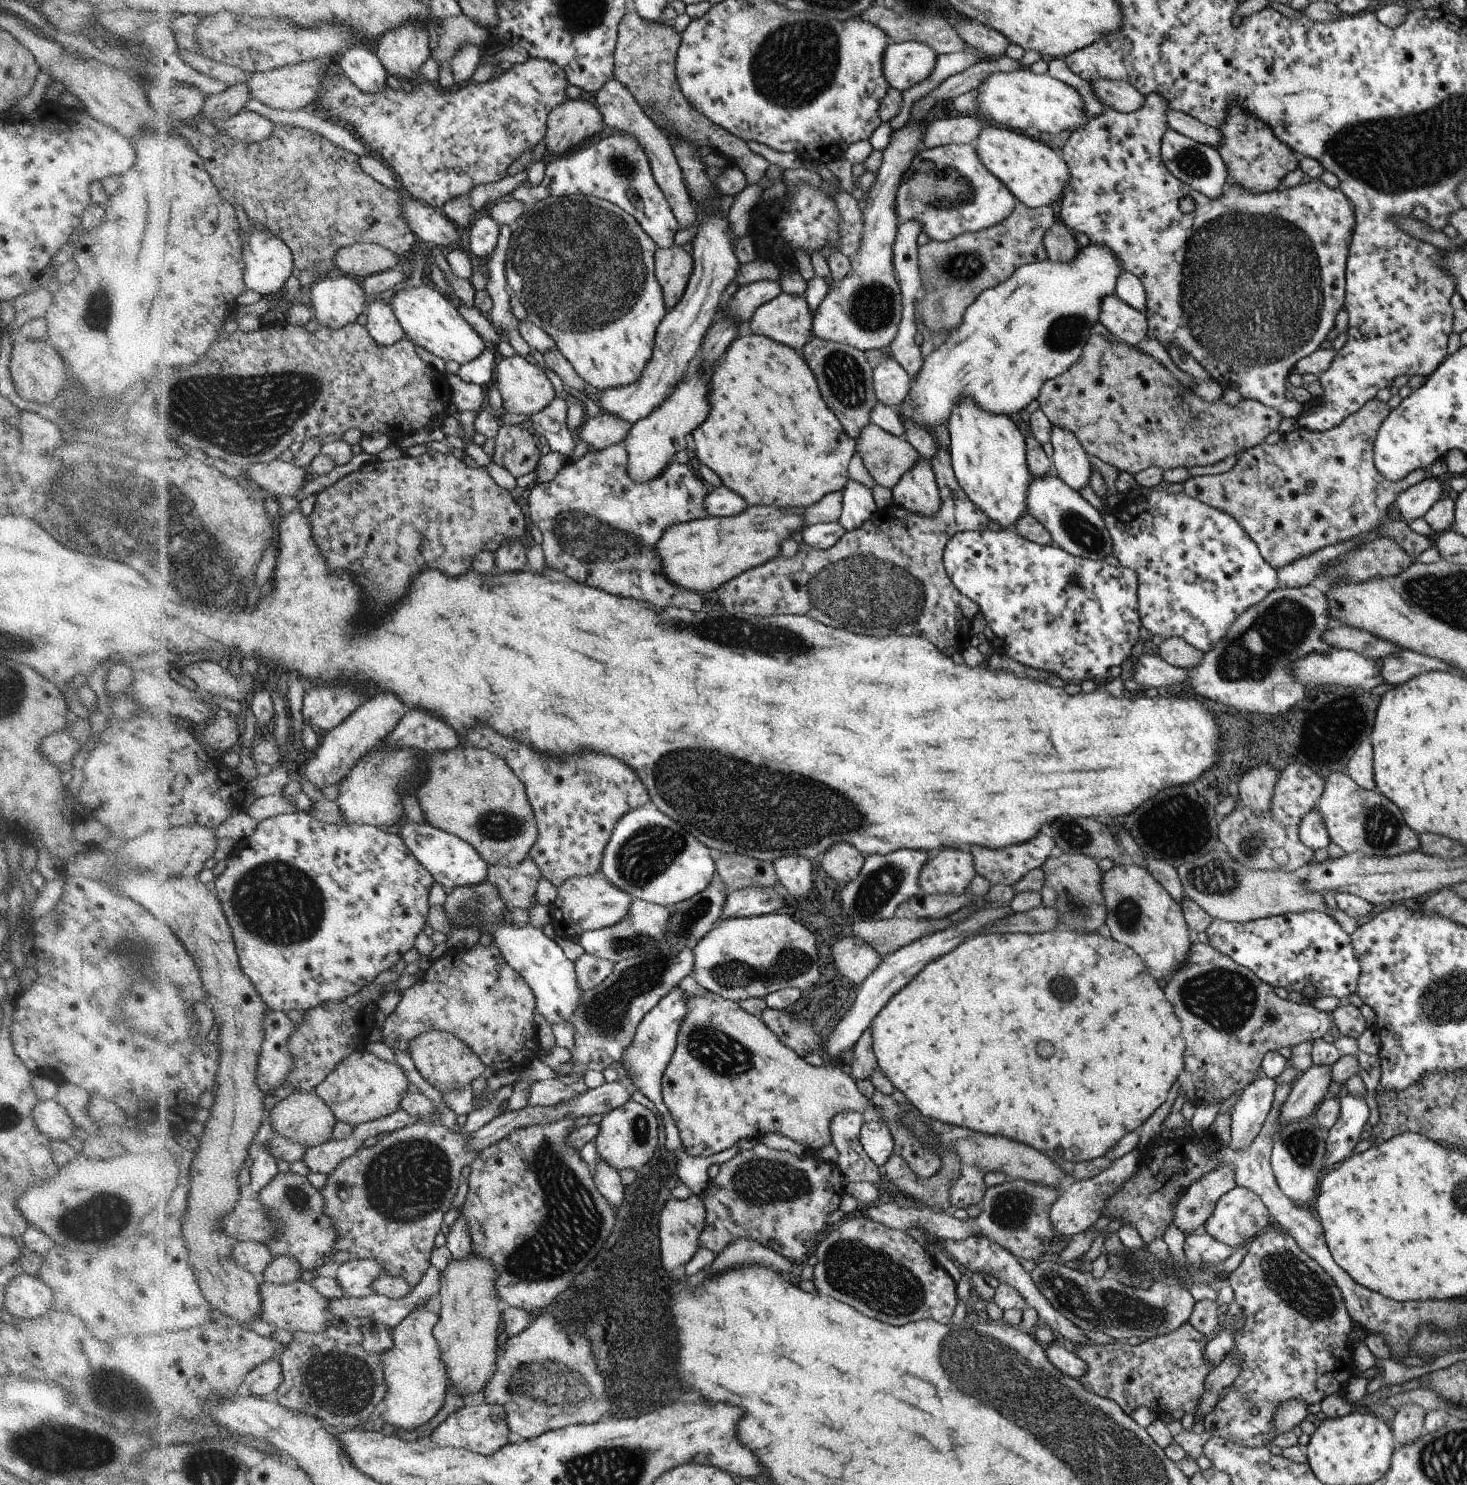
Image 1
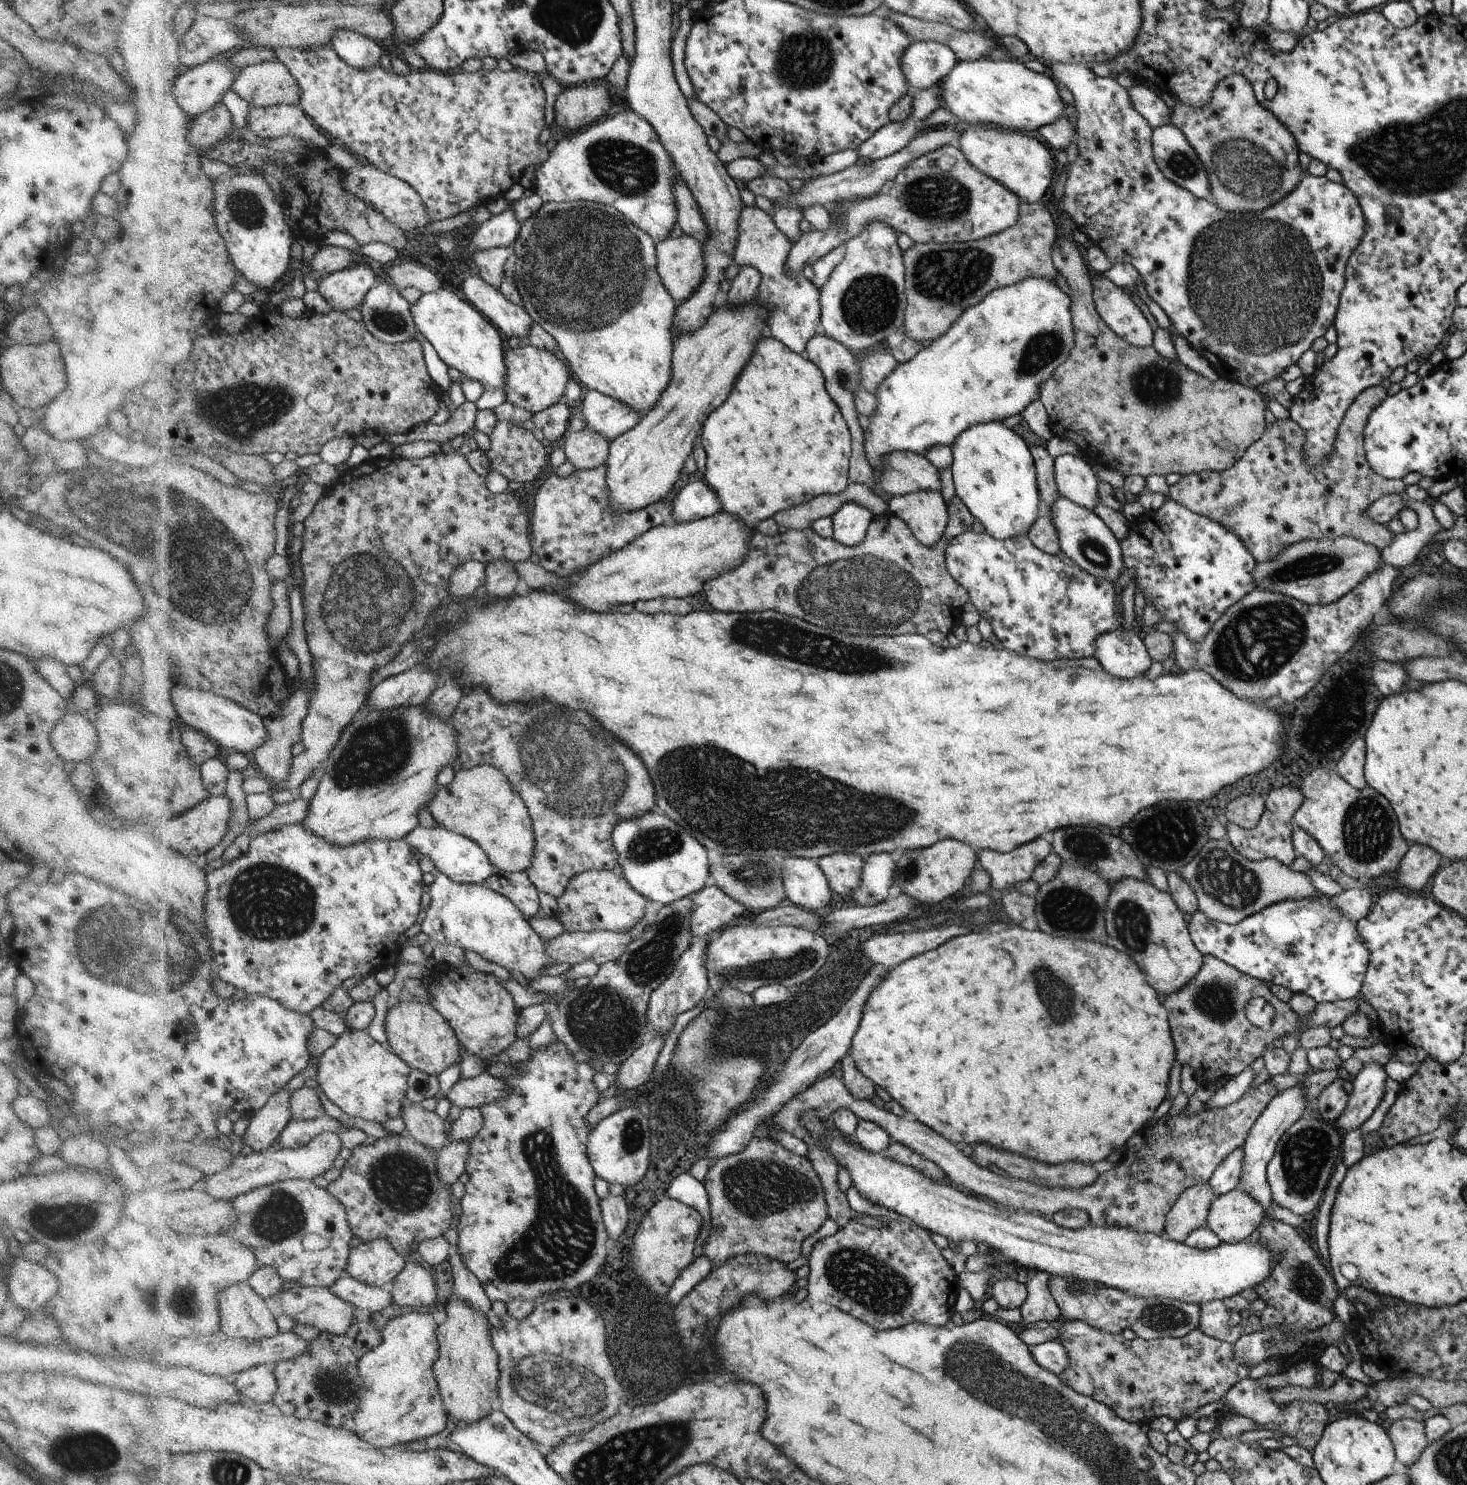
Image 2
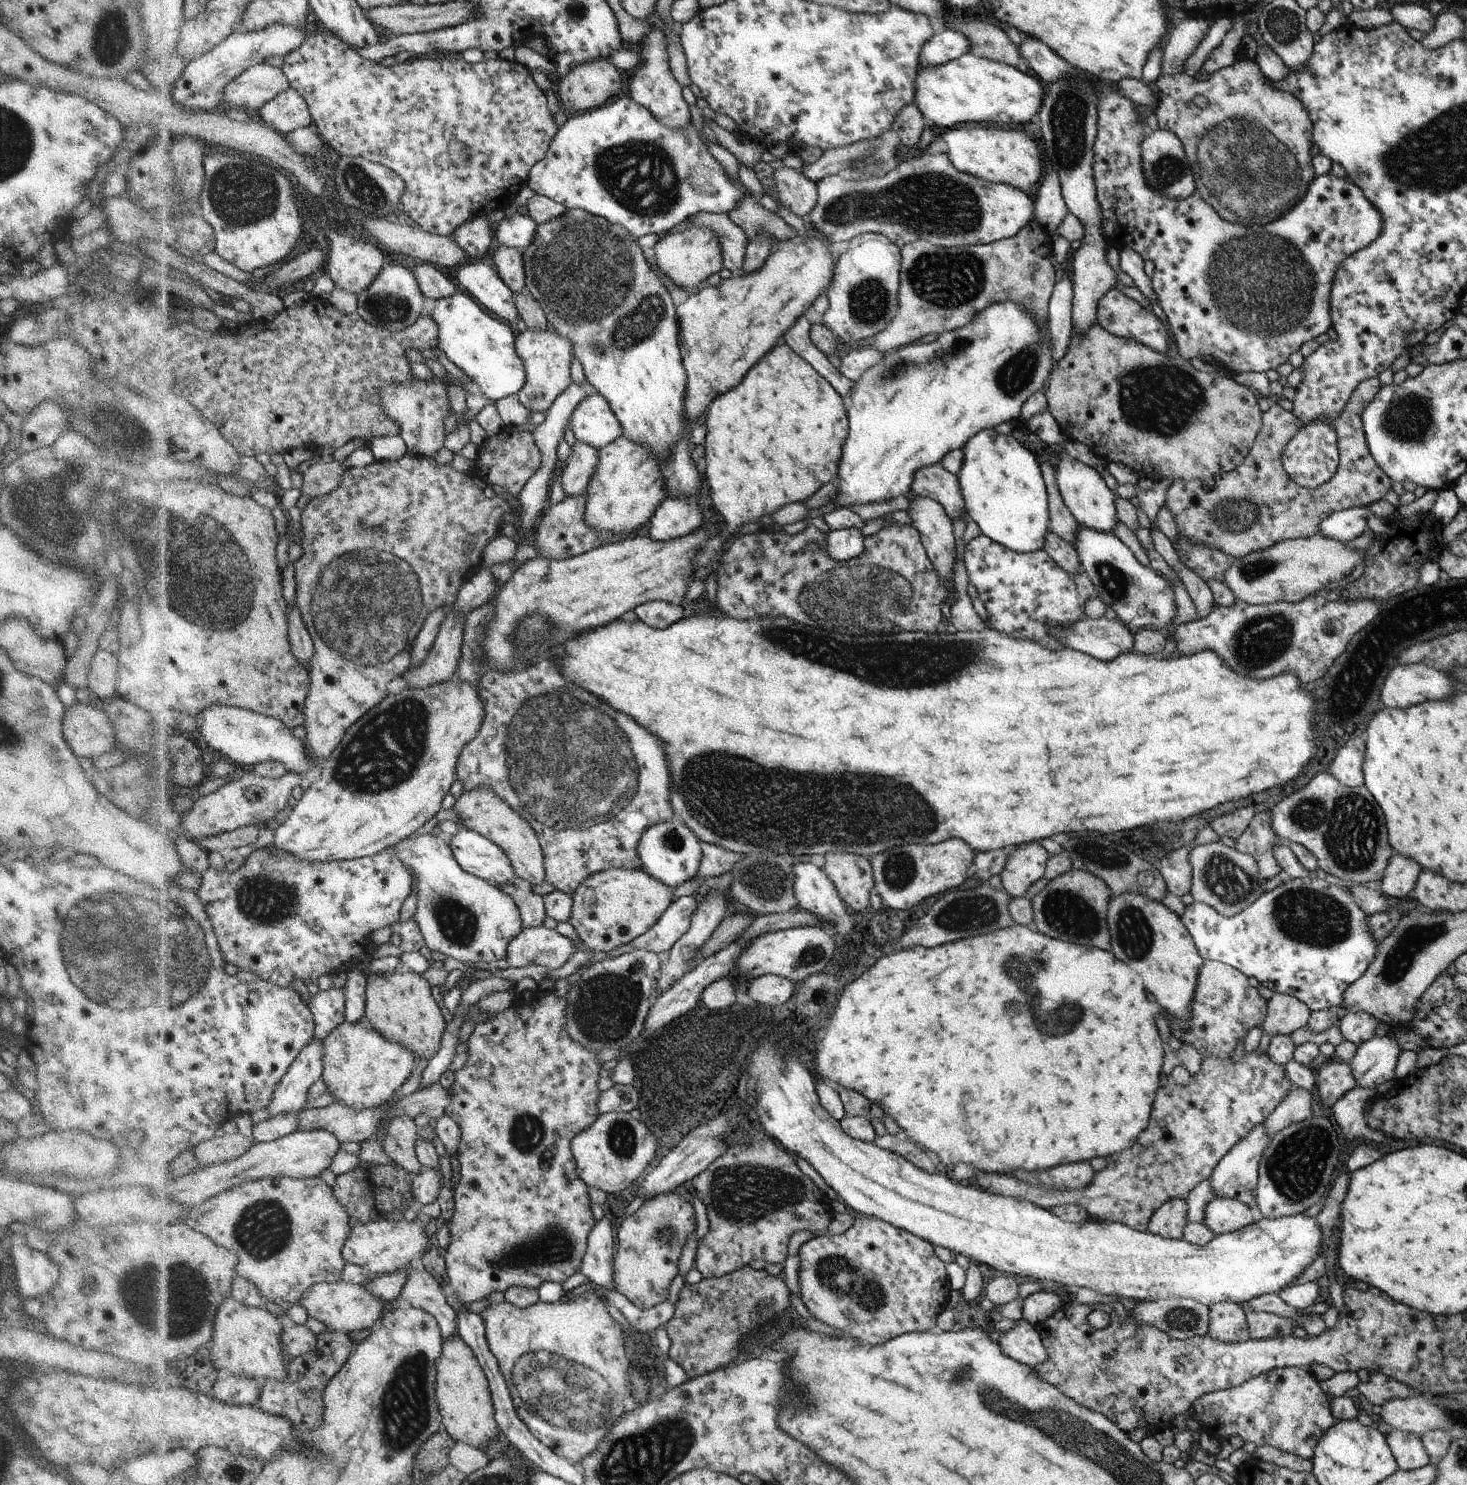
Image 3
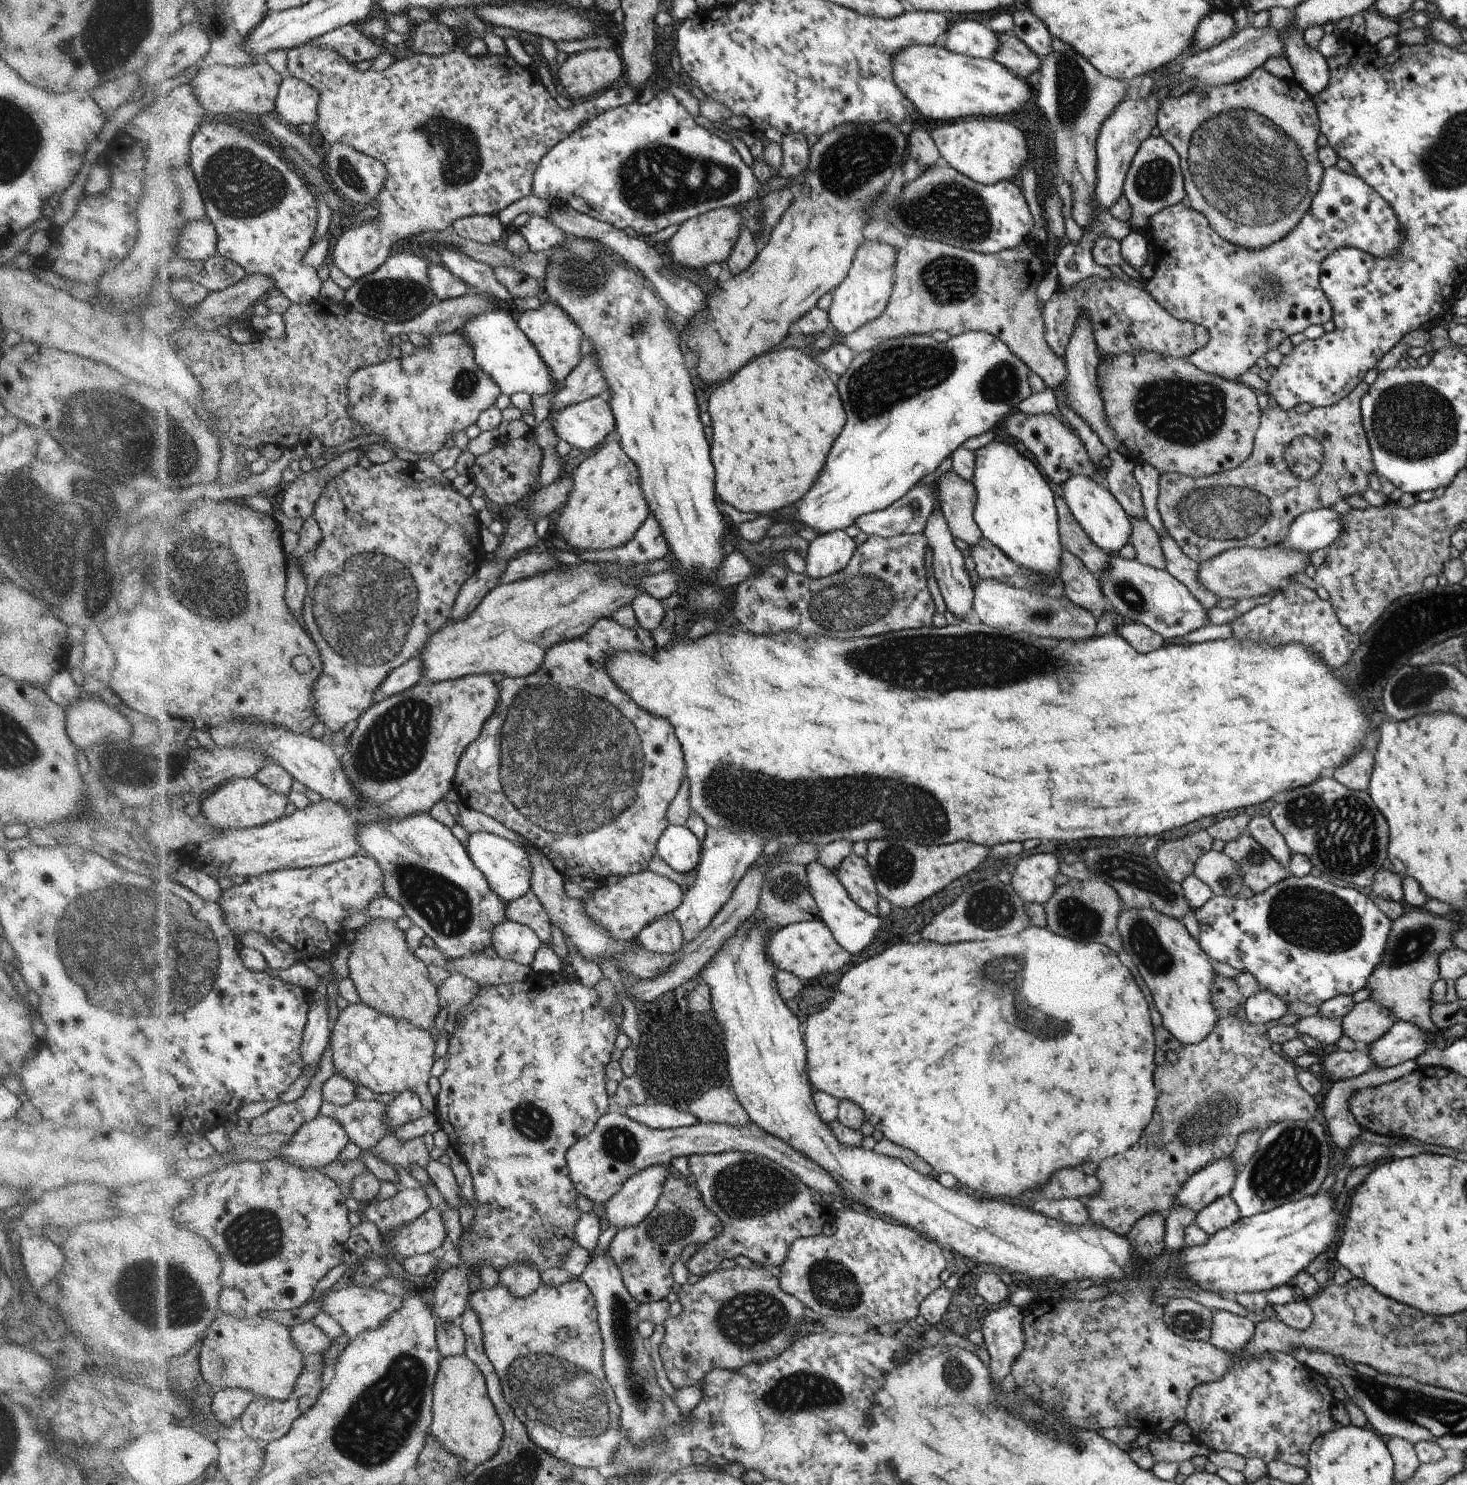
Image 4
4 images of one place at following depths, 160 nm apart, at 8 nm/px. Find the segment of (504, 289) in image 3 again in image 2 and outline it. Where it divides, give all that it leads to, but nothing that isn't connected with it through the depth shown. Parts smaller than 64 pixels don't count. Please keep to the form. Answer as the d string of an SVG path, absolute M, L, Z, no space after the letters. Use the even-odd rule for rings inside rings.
M480 275L468 277L462 284L463 295L466 300L469 300L477 309L480 309L486 316L499 328L502 329L504 335L508 338L516 336L526 341L529 336L533 320L523 306L515 305L509 301L499 290L494 289L488 283L482 280Z

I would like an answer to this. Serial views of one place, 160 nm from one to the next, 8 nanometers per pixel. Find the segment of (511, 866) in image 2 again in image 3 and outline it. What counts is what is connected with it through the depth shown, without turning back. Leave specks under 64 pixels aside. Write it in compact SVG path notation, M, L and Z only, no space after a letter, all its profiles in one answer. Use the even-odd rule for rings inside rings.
M474 787L472 791L463 790L455 800L452 809L456 810L456 814L461 820L459 826L476 831L502 847L512 861L516 876L529 880L531 884L544 882L544 850L540 846L540 837L521 813L506 804L506 801L502 800L492 787Z

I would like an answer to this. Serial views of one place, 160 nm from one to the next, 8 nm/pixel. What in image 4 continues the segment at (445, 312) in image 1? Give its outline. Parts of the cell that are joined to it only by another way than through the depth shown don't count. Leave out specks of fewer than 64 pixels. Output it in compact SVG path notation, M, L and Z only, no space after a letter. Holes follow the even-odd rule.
M500 308L481 312L468 319L459 330L465 340L473 346L477 364L492 377L502 395L510 397L515 392L526 392L530 396L546 393L552 393L554 396L557 393L560 385L553 380L544 358L520 326L516 326L516 320L508 312L503 312Z

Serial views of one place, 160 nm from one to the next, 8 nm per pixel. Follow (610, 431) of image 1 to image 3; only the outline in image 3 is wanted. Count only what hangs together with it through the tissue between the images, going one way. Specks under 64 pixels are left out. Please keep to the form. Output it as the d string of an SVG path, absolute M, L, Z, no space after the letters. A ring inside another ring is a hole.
M576 441L562 471L562 486L565 494L575 497L584 494L590 479L596 472L599 452L585 442Z

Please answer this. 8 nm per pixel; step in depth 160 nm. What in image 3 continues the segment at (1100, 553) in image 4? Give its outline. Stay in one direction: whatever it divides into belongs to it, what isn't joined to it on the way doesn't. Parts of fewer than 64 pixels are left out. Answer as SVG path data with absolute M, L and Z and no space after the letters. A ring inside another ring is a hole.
M1042 462L1041 467L1042 472L1045 473L1049 495L1050 530L1074 544L1078 536L1078 524L1075 516L1064 504L1057 485L1055 468L1048 462Z

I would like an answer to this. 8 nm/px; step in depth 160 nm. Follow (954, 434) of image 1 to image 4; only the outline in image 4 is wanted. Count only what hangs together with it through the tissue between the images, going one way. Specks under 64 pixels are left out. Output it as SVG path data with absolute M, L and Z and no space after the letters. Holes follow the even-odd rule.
M991 441L978 448L972 477L977 491L976 521L982 537L992 541L1006 556L1031 573L1040 573L1051 585L1061 572L1058 519L1054 494L1040 470L1014 446Z

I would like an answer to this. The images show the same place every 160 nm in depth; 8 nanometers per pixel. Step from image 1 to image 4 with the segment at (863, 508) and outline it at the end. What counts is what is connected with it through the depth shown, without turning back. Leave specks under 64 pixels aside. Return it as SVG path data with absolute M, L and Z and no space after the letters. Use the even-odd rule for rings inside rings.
M844 529L816 537L805 555L806 576L819 579L845 569L856 550L854 539Z

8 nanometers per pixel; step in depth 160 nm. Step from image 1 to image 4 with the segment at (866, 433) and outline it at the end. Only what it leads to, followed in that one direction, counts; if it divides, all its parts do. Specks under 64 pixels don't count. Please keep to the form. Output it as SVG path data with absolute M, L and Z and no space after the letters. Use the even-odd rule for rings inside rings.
M953 470L942 474L936 482L938 510L943 512L954 538L960 538L969 546L982 538L975 513L977 491L972 482L964 480Z

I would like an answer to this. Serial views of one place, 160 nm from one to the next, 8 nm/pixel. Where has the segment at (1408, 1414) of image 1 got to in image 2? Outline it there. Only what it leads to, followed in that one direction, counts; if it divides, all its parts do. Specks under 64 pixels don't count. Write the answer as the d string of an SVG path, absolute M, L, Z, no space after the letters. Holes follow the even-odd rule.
M1403 1417L1392 1422L1389 1428L1387 1433L1394 1445L1399 1468L1409 1468L1429 1443L1425 1435L1425 1423Z

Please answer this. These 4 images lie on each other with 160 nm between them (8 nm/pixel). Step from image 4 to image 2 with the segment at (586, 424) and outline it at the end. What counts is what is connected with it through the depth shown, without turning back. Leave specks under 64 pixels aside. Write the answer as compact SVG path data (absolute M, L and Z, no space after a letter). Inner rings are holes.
M594 389L584 395L577 410L584 414L586 428L603 434L610 441L636 427L644 416L621 400Z

